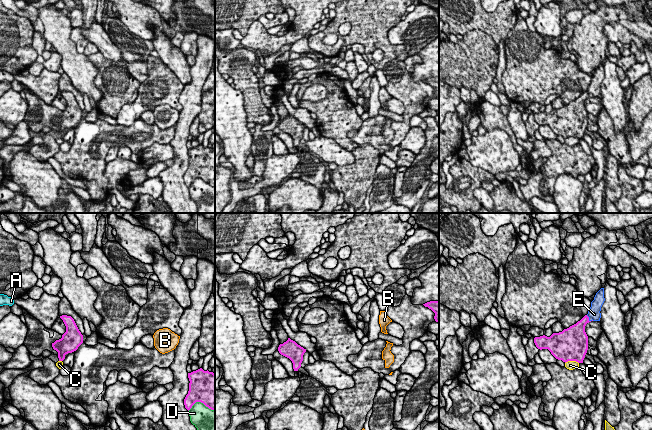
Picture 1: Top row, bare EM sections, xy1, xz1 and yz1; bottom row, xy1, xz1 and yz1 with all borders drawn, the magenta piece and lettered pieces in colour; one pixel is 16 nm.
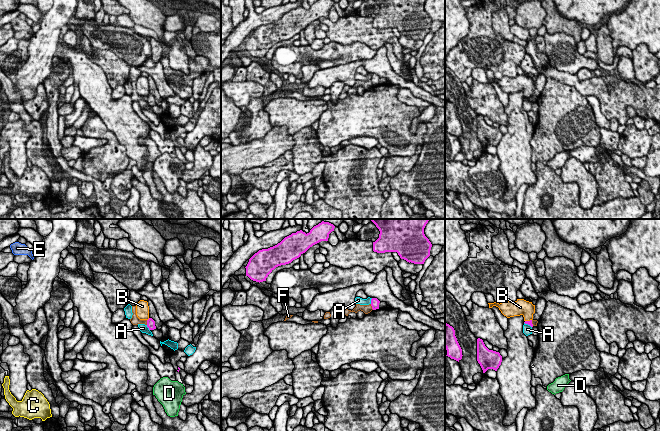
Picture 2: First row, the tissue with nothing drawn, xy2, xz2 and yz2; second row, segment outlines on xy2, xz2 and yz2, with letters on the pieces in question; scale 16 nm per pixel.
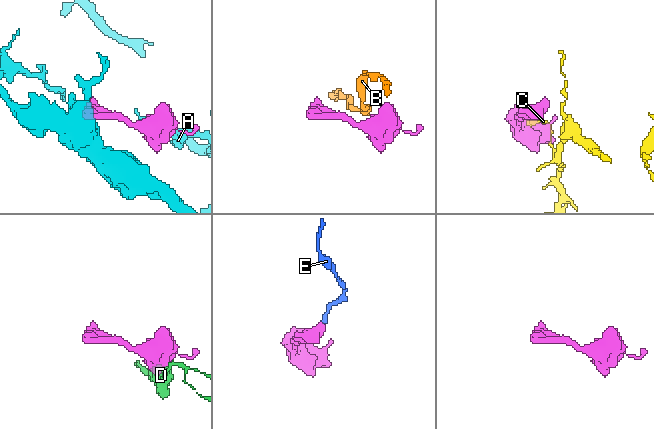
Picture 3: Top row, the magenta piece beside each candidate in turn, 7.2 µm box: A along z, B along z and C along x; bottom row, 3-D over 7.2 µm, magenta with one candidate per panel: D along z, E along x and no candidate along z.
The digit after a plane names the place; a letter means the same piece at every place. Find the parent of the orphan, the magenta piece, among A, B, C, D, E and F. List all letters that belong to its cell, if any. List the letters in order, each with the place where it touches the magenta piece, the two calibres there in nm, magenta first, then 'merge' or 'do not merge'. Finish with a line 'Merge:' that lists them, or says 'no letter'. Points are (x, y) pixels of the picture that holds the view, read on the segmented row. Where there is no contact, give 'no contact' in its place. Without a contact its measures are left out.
A: xz2 (371, 301) | 130/120 nm | do not merge
B: xy2 (148, 319) | 130/220 nm | do not merge
C: yz1 (571, 360) | 500/140 nm | do not merge
D: xy1 (201, 402) | 500/360 nm | do not merge
E: yz1 (588, 319) | 240/200 nm | merge
F: xz2 (372, 307) | 130/140 nm | do not merge
Merge: E

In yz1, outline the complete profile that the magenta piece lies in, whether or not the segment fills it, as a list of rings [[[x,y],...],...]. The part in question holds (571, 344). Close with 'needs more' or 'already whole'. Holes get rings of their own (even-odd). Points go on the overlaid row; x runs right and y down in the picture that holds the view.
[[[601,288],[591,302],[587,315],[562,332],[553,333],[550,337],[545,335],[535,337],[536,347],[540,350],[548,349],[556,359],[565,363],[568,361],[583,363],[588,350],[588,336],[585,332],[585,326],[592,320],[600,321],[600,311],[604,301],[604,288]]]; needs more

